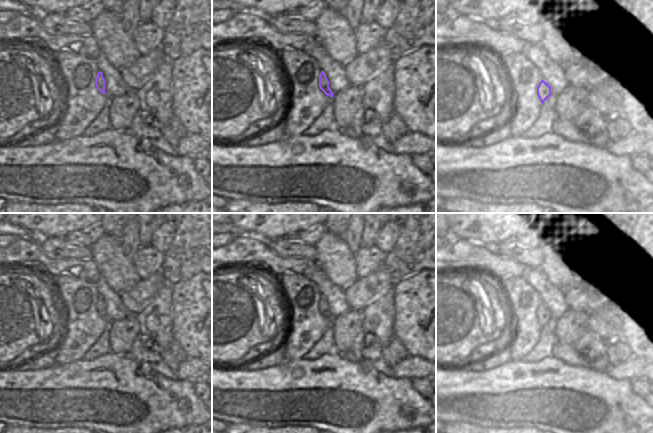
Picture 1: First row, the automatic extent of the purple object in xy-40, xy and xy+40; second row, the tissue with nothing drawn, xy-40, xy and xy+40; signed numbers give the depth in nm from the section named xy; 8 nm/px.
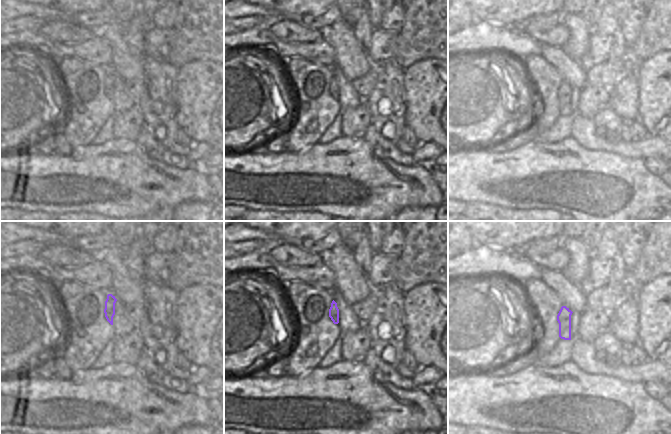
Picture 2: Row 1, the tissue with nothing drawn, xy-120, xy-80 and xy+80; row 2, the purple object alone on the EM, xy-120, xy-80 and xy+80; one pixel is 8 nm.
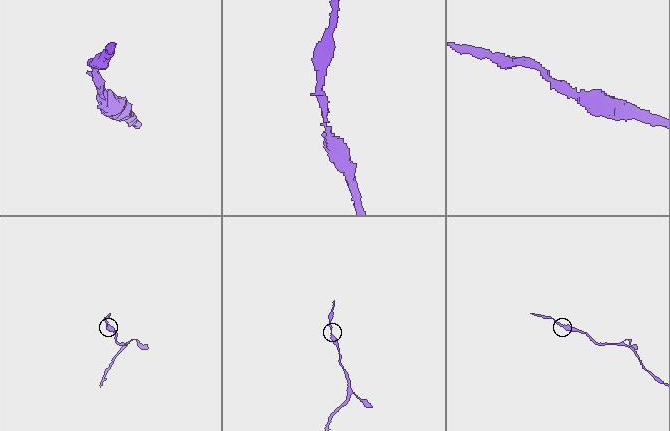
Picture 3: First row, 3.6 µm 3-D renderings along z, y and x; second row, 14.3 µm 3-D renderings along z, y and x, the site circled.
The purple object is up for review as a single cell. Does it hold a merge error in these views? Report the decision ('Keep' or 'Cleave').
Keep

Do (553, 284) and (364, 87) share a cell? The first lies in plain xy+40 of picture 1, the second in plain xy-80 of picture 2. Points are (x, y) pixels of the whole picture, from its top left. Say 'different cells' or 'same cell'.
different cells

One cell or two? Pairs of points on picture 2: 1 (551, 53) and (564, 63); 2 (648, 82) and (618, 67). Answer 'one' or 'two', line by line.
1: one
2: two

